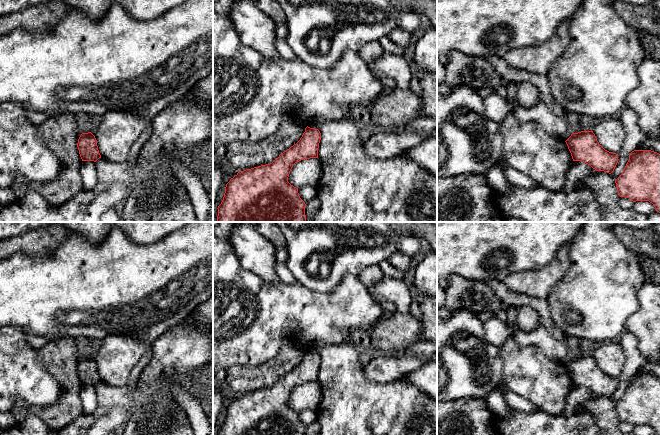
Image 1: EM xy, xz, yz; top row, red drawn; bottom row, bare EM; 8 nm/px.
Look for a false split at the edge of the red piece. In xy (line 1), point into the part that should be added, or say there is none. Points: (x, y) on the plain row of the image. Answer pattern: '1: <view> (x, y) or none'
1: none

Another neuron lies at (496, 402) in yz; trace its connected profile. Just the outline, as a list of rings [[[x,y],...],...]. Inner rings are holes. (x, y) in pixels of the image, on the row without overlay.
[[[495,389],[487,394],[485,401],[492,411],[497,416],[507,416],[512,412],[512,408],[508,405],[504,396],[499,389]]]

